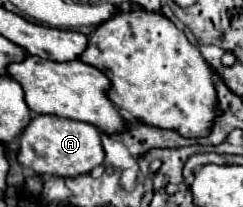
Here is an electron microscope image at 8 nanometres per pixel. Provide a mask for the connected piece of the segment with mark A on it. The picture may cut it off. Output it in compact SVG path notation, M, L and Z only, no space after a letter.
M37 116L33 118L19 136L17 162L37 174L47 176L79 176L91 172L95 166L103 164L103 146L99 130L93 124L77 122L59 116Z

